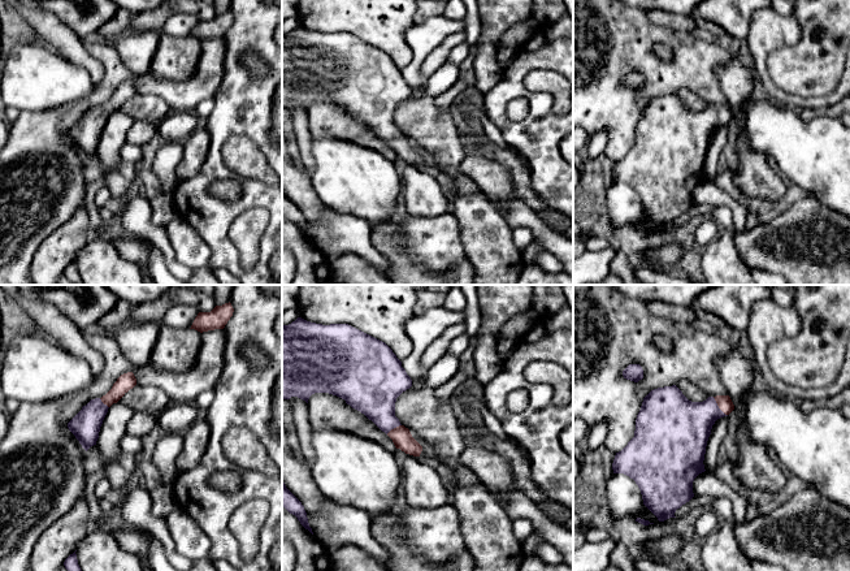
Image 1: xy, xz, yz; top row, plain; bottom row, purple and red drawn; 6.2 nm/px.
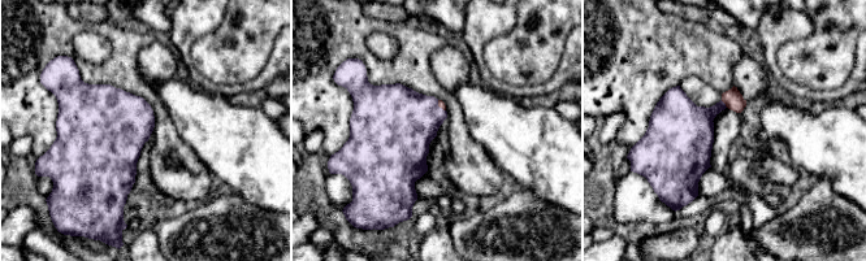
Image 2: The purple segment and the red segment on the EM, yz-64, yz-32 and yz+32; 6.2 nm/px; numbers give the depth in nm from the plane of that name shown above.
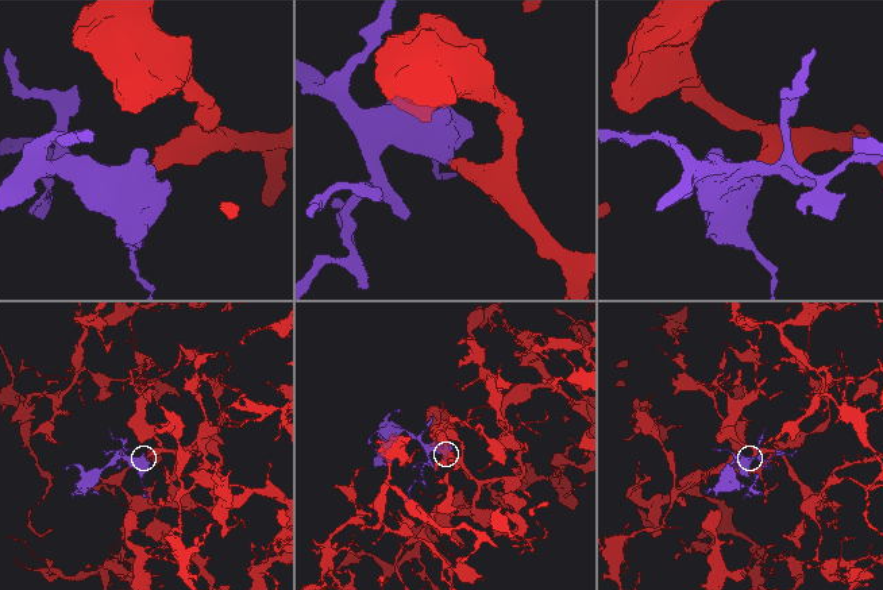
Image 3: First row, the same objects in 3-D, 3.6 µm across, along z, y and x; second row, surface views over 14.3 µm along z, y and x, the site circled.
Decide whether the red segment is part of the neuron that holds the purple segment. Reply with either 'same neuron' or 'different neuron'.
same neuron

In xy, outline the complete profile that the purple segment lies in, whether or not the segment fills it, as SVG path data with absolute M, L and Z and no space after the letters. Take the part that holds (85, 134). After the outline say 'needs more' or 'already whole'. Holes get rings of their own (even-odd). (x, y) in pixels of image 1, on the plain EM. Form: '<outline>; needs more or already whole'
M133 81L121 83L105 104L91 108L68 131L69 139L75 144L86 160L91 155L96 153L100 135L108 121L108 117L113 112L117 112L135 94L136 87Z; needs more

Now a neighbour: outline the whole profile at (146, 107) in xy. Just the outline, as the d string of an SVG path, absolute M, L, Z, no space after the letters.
M139 92L125 101L118 111L130 114L134 120L147 121L153 125L160 124L173 112L162 98Z

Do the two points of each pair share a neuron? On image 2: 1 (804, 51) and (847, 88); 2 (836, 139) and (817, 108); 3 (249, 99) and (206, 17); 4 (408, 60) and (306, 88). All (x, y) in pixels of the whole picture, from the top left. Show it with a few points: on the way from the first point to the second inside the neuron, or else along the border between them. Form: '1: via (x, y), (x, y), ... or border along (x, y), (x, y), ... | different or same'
1: border along (852, 69), (848, 78), (840, 86), (812, 90) | different
2: border along (849, 107), (828, 105), (818, 113), (809, 111) | different
3: border along (272, 79), (260, 88), (238, 92), (229, 99) | different
4: via (382, 66), (362, 52), (341, 52), (330, 62) | same

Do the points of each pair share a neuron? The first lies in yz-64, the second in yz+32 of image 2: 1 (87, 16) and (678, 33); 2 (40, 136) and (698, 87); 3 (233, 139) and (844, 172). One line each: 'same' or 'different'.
1: different
2: different
3: same

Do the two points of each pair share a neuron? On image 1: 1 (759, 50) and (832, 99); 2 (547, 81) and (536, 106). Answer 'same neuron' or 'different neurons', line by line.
1: same neuron
2: different neurons

